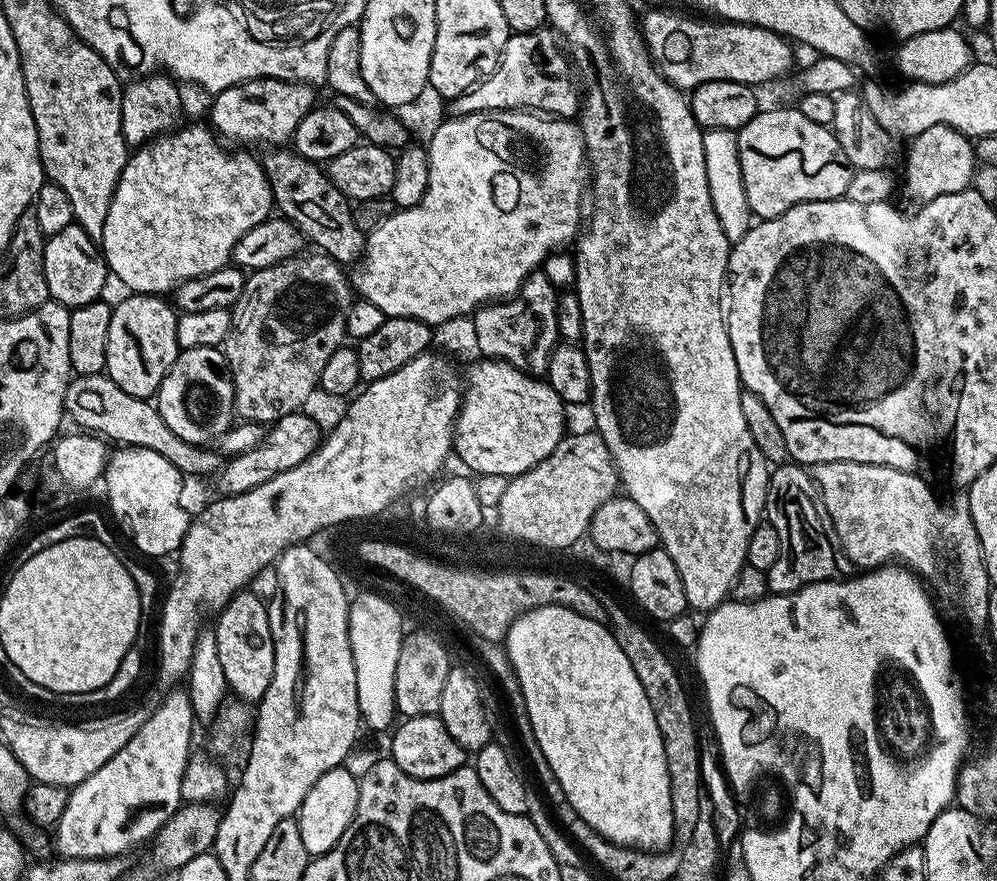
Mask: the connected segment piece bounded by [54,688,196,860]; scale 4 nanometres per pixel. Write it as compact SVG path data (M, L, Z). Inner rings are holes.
M182 688L169 692L172 693L156 709L148 712L146 722L142 722L134 738L130 738L130 742L126 742L126 746L122 746L122 750L118 750L118 754L114 754L106 766L102 766L102 770L94 770L86 782L69 791L66 810L62 810L60 821L54 825L54 848L60 851L57 853L61 857L69 860L101 860L107 856L131 853L131 848L139 844L147 845L180 807L182 774L192 753L190 744L196 719L188 692Z

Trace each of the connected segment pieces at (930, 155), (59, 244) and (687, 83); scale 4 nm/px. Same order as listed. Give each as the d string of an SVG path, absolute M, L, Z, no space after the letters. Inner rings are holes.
M947 124L928 126L914 136L904 156L904 180L902 176L902 188L910 195L921 201L933 200L942 194L958 194L973 183L978 159L971 139Z
M75 223L45 239L44 269L49 297L69 310L101 299L105 295L104 287L107 286L108 280L110 281L108 264L97 241L92 240L86 230L82 230Z
M656 8L639 21L640 35L653 64L675 88L691 90L702 86L702 82L715 80L761 86L791 70L793 45L777 32L757 28L755 24L704 19L708 20L695 20L680 12Z

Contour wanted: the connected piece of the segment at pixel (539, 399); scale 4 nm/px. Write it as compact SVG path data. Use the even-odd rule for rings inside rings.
M491 358L477 359L477 364L472 364L468 368L468 380L466 376L466 383L462 388L462 399L460 401L460 412L456 416L456 427L454 429L454 452L460 460L469 468L469 473L476 476L485 476L486 474L502 474L506 477L517 476L522 474L526 470L530 470L534 466L538 466L538 462L542 462L547 456L549 456L553 450L558 446L558 442L563 440L566 435L566 429L564 429L564 411L566 411L566 405L561 400L559 394L548 385L543 379L535 376L527 376L524 372L519 372L514 366L510 366L504 360L493 360Z

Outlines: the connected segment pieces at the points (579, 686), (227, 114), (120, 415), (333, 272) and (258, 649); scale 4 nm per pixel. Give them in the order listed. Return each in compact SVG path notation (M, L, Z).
M560 604L542 606L541 608L531 608L529 612L523 612L522 615L517 616L508 628L508 635L503 637L502 644L507 649L507 658L520 683L534 738L554 774L559 791L564 793L570 806L574 806L577 814L599 836L604 836L612 844L622 844L625 848L645 850L667 849L673 843L675 826L674 815L670 810L670 774L666 770L666 754L664 753L662 734L658 730L658 722L654 722L654 710L650 710L650 698L646 698L646 692L642 690L642 684L638 682L638 674L634 674L629 659L622 654L622 649L618 646L611 627L607 623L586 618L574 610L566 610Z
M274 78L246 81L244 84L230 86L229 89L217 92L211 97L212 121L210 124L217 137L225 141L233 140L236 143L233 145L236 146L248 146L244 144L284 146L291 141L294 130L298 130L298 122L302 122L302 118L306 118L308 111L317 103L314 93L316 92L311 84L296 84L294 81L280 81Z
M106 374L76 376L69 380L64 410L67 419L72 419L80 427L77 429L87 430L116 446L154 450L154 454L162 454L162 458L171 462L185 477L208 478L204 476L214 476L222 467L221 455L215 449L212 451L178 438L178 434L166 426L151 399L143 400L134 398L134 394L126 394L126 390L119 388Z
M312 250L312 253L291 256L288 260L278 262L274 266L257 268L244 281L242 298L230 310L232 313L232 325L228 331L228 337L224 339L222 351L224 353L224 363L232 377L234 394L236 395L236 416L244 422L255 422L261 426L271 425L276 420L288 415L291 412L299 412L305 407L303 405L312 396L312 391L317 391L322 374L322 366L330 359L330 354L338 350L346 340L348 331L346 330L346 314L350 310L354 299L354 289L350 283L350 276L347 271L336 261L325 256L319 250Z
M241 590L219 609L217 616L220 617L214 621L214 627L218 642L218 659L222 661L222 674L226 674L231 695L240 702L259 702L270 686L270 678L274 678L274 638L270 634L268 605L263 599L260 601L252 590Z

